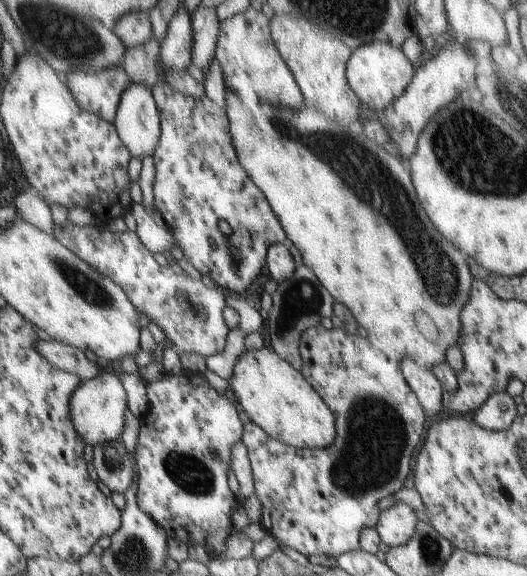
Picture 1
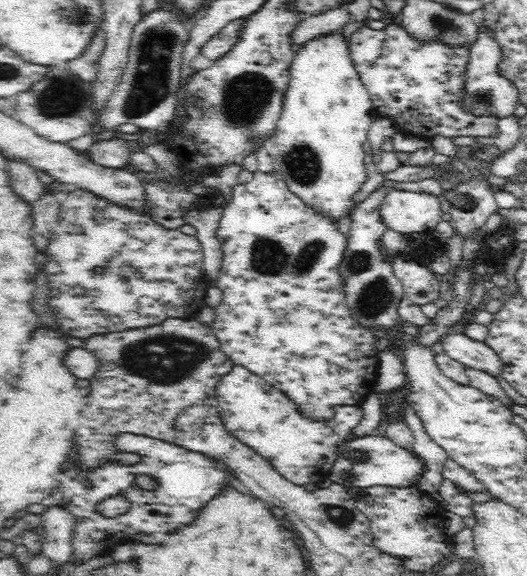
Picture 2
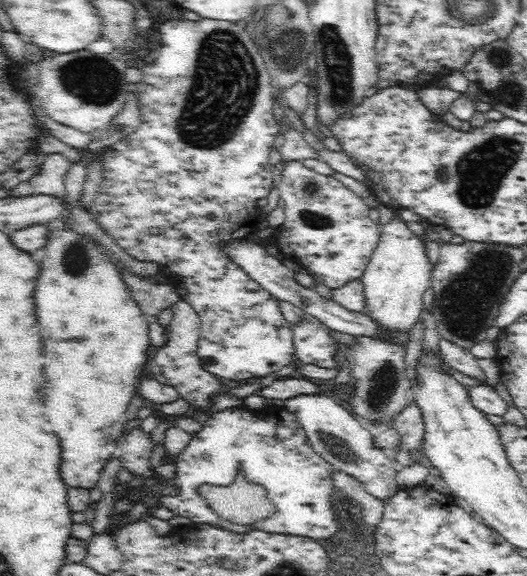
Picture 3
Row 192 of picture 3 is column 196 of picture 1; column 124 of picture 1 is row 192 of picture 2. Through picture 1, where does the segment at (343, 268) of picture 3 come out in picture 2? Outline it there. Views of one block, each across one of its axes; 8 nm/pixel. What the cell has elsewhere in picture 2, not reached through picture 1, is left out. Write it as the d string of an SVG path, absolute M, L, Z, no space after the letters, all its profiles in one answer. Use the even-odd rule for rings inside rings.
M256 171L252 180L245 184L238 183L232 191L232 198L222 207L222 214L218 220L218 228L214 230L214 236L220 245L219 276L214 282L216 288L222 290L220 304L214 309L214 322L211 329L214 336L217 336L225 352L233 364L240 364L261 376L270 386L278 389L288 402L294 405L294 409L306 419L312 421L330 420L334 416L334 407L342 405L357 405L361 403L366 394L372 392L374 380L376 378L379 360L379 344L387 337L377 334L375 328L370 328L365 324L360 324L354 320L353 312L350 312L349 304L346 304L346 278L342 277L341 264L345 259L347 249L347 238L338 231L337 225L330 223L311 209L304 205L300 199L292 195L286 187L284 180L278 173L261 173Z

